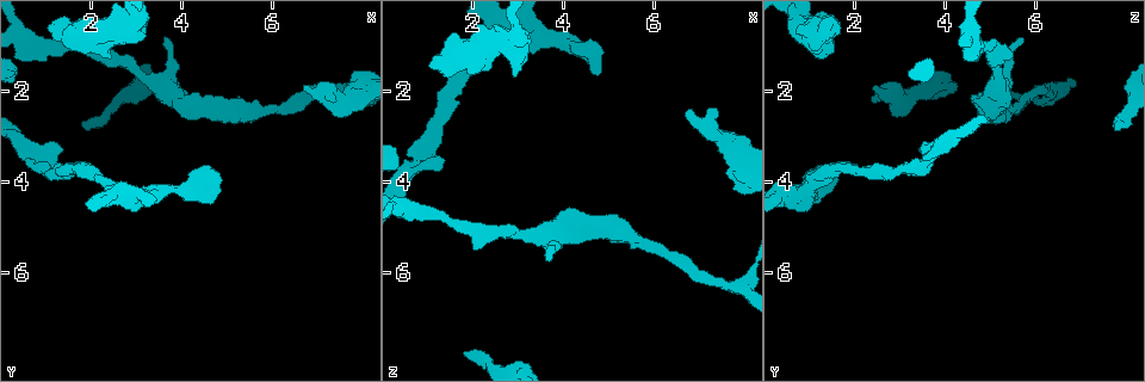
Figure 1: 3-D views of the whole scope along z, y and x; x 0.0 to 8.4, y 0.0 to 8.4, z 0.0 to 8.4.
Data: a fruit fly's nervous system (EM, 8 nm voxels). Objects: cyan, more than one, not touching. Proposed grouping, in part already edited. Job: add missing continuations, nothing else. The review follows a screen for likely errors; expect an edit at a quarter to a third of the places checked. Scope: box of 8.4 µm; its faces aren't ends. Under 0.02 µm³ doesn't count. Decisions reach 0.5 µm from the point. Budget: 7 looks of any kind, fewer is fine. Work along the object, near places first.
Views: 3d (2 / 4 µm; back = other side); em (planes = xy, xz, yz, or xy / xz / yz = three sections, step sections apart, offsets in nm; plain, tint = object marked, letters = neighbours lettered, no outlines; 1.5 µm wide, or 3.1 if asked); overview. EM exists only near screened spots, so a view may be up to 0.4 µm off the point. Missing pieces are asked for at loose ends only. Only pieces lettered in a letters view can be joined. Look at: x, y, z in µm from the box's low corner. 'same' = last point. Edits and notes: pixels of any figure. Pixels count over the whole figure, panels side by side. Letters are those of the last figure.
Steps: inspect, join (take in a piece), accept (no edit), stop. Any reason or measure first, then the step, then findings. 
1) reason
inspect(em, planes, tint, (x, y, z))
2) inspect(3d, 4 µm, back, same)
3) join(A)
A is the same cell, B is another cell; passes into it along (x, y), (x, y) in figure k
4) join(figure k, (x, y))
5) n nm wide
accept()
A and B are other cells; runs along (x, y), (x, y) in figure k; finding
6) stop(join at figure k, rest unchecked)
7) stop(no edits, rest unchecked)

free end
inspect(3d, 4 µm, (1.90, 2.90, 7.70))

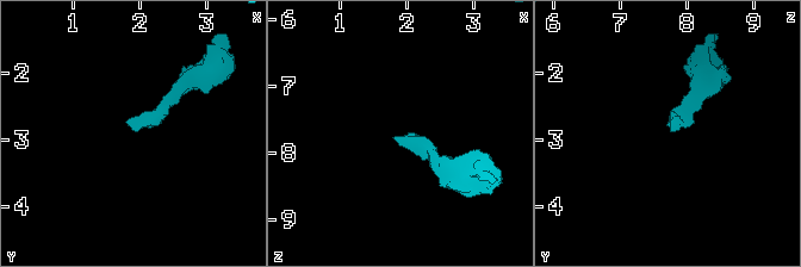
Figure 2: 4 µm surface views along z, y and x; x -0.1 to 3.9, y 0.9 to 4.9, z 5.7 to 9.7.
now the EM
inspect(em, planes, letters, (1.90, 2.85, 7.75))

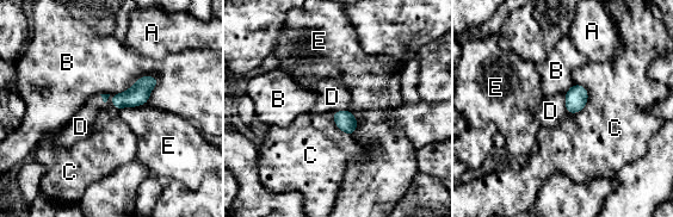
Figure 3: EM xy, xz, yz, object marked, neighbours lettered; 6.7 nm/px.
join(D)
D is the same cell, A, B, C and E are other cells; passes into it along (576, 97), (566, 104), (550, 111) in figure 3; it goes on there

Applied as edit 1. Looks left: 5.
inspect(overview)

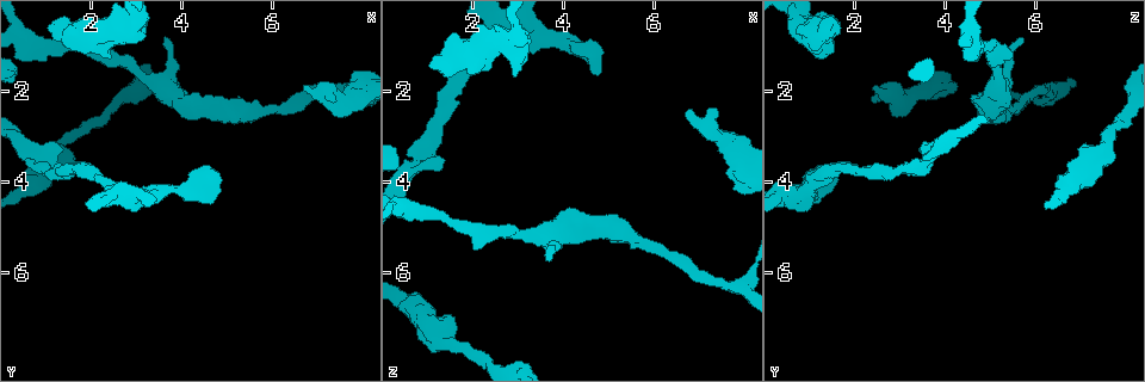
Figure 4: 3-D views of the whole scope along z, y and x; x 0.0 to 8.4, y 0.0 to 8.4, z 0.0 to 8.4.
an open end
inspect(3d, 2 µm, (3.75, 0.95, 5.70))

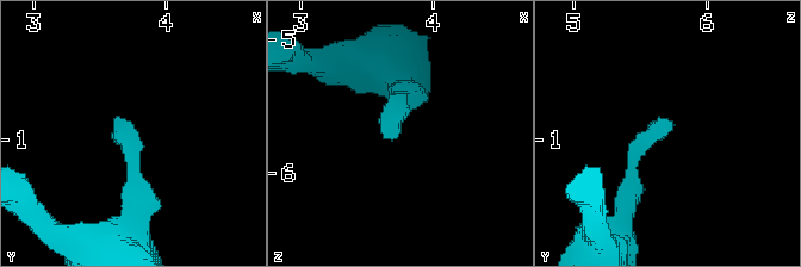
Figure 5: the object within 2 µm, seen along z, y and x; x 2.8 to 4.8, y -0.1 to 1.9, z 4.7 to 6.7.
inspect(em, yz, step 8, tint, (3.72, 0.88, 5.74))

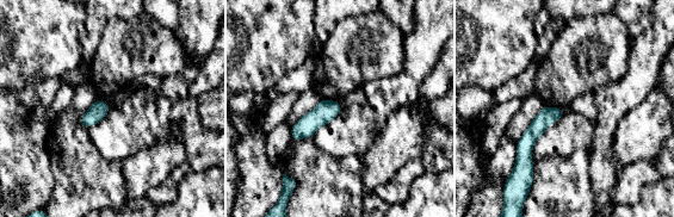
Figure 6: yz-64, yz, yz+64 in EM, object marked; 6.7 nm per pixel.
cut it another way
inspect(em, planes, letters, same)

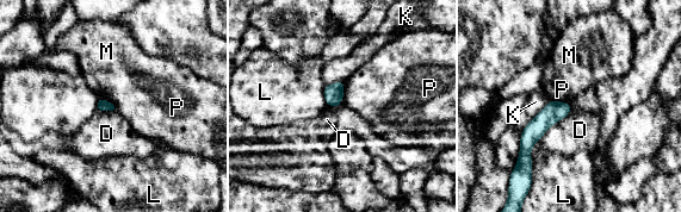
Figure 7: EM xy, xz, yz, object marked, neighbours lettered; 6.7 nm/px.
accept()
D, K, L, M and P are other cells; border along (345, 80), (341, 104) in figure 7; no lettered piece goes on from it

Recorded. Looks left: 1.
stop(join at figure 3, rest unchecked)

